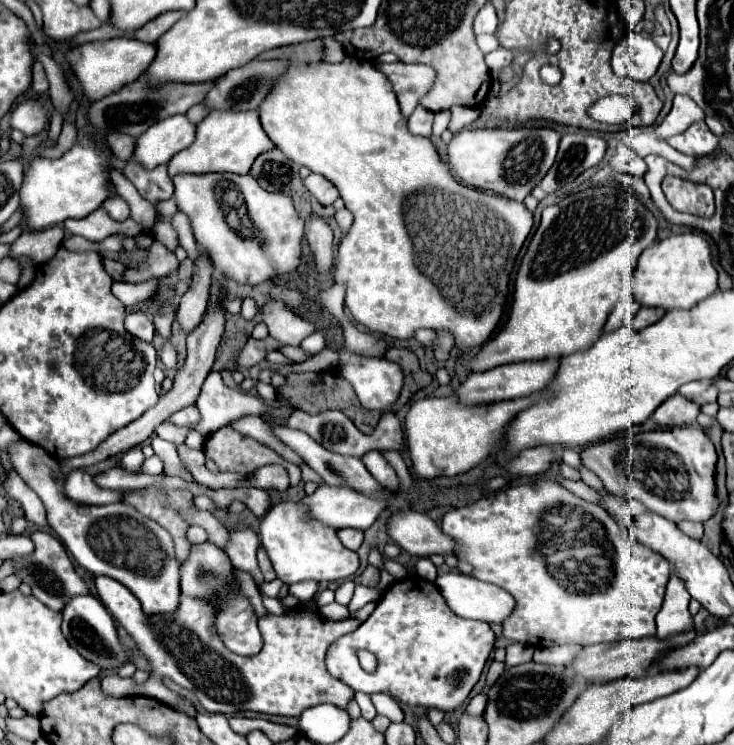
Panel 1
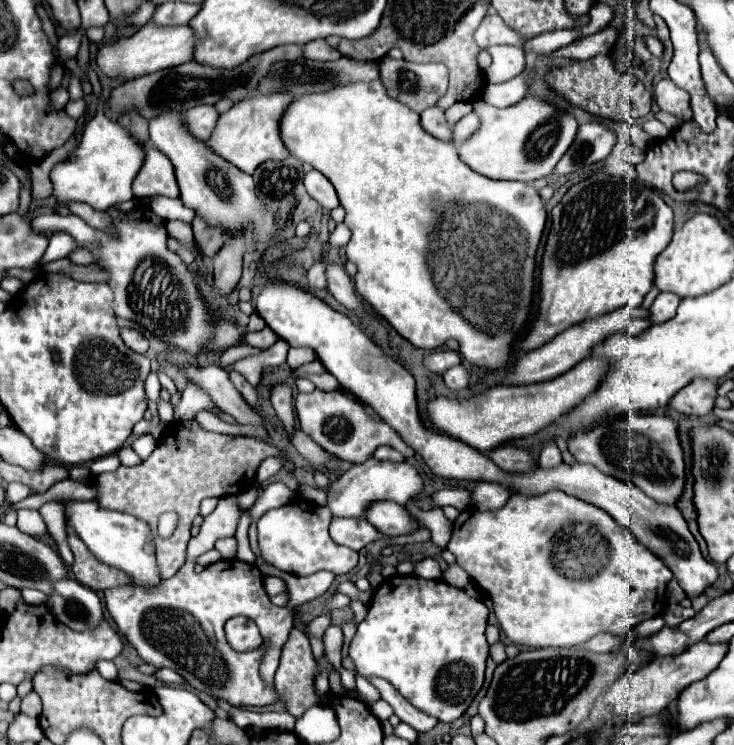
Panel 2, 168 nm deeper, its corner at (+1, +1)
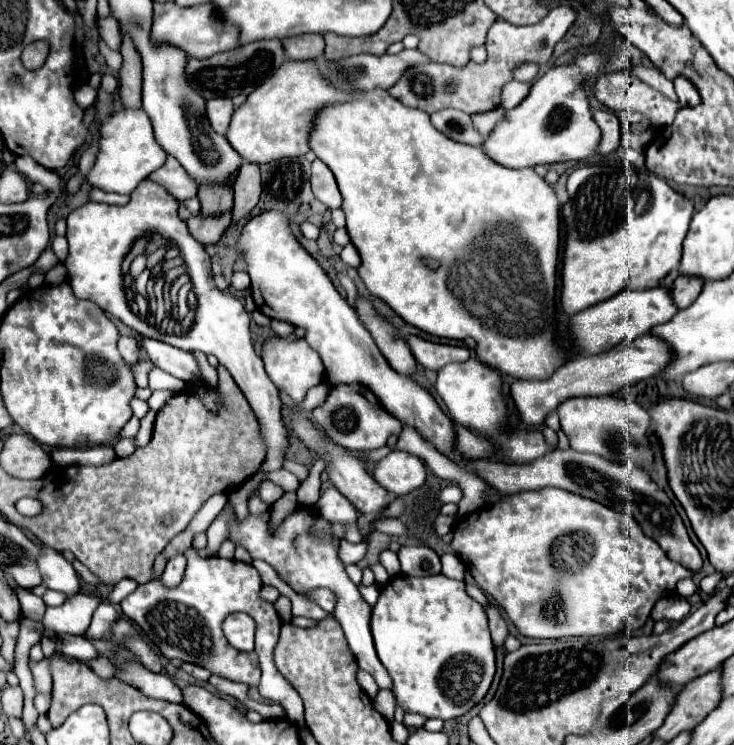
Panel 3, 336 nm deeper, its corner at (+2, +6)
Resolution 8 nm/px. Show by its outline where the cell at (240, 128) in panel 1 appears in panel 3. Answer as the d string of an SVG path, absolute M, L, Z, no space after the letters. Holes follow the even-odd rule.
M284 61L280 69L254 89L246 103L234 111L226 137L240 157L250 163L270 163L284 157L306 155L310 151L308 139L320 109L352 101L356 93L358 91L342 91L330 85L314 61Z

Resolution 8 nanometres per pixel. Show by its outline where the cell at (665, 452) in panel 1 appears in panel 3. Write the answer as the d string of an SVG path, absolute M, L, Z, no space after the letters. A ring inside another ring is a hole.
M574 397L566 399L556 409L560 427L570 439L570 447L576 451L596 453L614 463L634 463L650 469L652 451L646 431L650 429L650 415L640 405L622 397Z

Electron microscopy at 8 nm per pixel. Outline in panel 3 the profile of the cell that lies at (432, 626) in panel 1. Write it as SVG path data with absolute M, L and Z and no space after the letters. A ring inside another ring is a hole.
M442 573L430 577L398 575L382 587L370 625L378 657L392 677L396 701L406 713L420 713L428 719L438 717L446 721L468 713L486 697L496 675L496 651L488 629L488 617L482 605L466 593L464 581L450 579Z

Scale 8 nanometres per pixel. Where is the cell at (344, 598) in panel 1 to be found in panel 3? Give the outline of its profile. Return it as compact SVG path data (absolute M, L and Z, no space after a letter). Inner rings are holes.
M328 589L312 591L312 593L308 593L308 597L310 597L312 601L316 601L316 603L318 603L324 611L328 611L328 613L332 613L334 607L336 607L336 597L334 597L334 593L330 593Z

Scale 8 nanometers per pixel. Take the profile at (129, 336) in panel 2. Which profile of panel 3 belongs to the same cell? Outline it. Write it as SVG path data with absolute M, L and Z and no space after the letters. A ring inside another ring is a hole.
M120 337L120 341L118 341L118 353L122 355L122 359L128 365L134 365L140 359L138 351L140 351L140 345L138 345L136 337Z

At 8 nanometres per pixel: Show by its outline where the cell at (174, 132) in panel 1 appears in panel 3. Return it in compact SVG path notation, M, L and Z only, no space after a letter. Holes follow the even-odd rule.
M218 97L214 101L208 101L206 103L206 109L208 109L208 119L210 119L210 125L216 133L224 135L228 131L228 125L230 125L230 119L232 119L232 113L234 113L234 103L232 99L226 99L226 97Z

